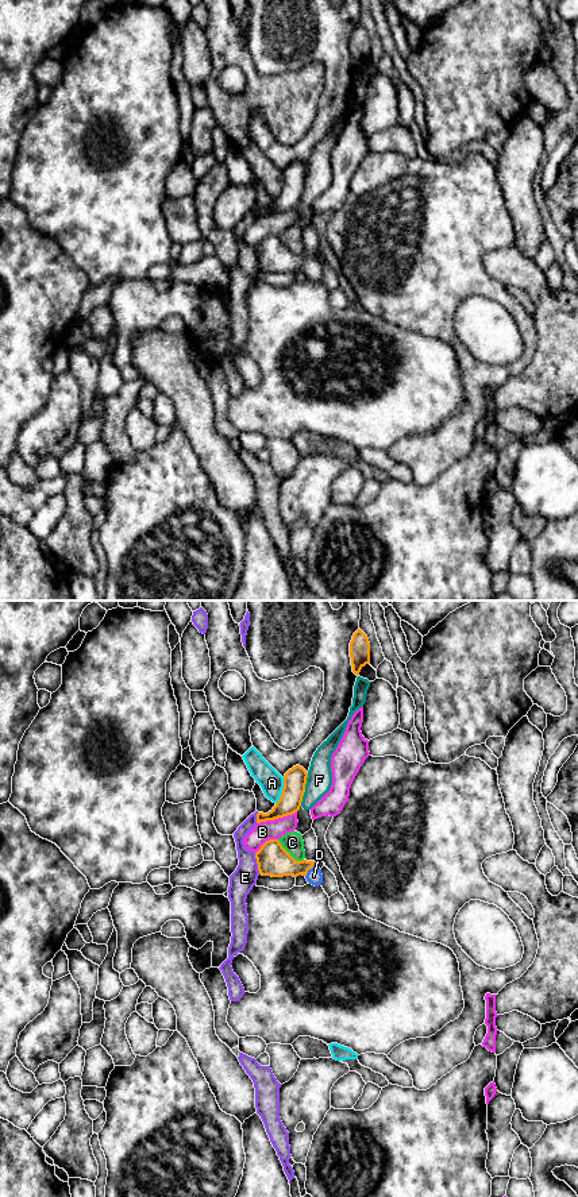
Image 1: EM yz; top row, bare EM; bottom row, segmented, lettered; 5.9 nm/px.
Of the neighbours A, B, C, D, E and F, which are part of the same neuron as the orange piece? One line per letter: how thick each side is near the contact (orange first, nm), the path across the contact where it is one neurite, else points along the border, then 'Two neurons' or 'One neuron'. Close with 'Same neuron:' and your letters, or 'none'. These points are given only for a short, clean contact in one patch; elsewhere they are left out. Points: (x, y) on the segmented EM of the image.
A: Thickness 140 nm (orange) against 140 nm. Two neurons
B: Thickness 130 nm (orange) against 120 nm. Two neurons
C: Thickness 190 nm (orange) against 120 nm. Two neurons
D: Thickness 190 nm (orange) against 90 nm. Path across: yz (273, 860), (293, 868), (308, 869), (313, 876). One neuron
E: Thickness 190 nm (orange) against 150 nm. Two neurons
F: Thickness 140 nm (orange) against 150 nm. Two neurons
Same neuron: D

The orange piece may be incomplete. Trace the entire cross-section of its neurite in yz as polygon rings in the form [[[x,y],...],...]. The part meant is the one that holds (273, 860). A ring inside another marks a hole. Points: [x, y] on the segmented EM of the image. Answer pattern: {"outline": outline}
{"outline": [[[278,839],[266,841],[255,853],[259,874],[271,877],[303,874],[315,887],[321,885],[321,869],[315,861],[294,860],[280,843]]]}

